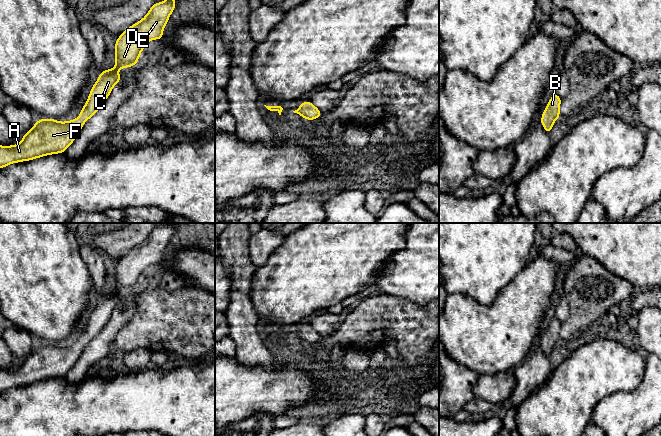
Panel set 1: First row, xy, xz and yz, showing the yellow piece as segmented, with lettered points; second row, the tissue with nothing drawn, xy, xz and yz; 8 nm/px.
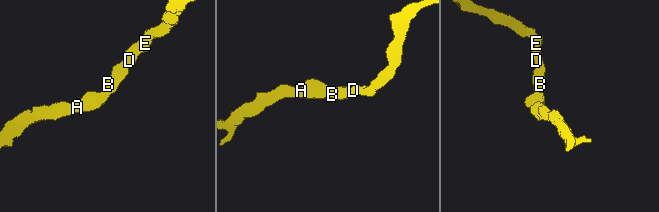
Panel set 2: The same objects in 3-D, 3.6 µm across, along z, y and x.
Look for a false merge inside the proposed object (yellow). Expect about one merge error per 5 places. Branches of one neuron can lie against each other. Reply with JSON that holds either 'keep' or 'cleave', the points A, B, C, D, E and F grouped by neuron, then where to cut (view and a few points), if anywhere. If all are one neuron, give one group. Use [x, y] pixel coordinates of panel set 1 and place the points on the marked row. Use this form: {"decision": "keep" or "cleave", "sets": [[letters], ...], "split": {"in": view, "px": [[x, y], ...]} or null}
{"decision": "keep", "sets": [["A", "B", "C", "D", "E", "F"]], "split": null}

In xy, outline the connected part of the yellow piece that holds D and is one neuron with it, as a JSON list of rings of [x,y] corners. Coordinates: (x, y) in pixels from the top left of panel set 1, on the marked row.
[[[175,0],[154,3],[141,21],[128,27],[117,38],[114,50],[116,64],[112,69],[101,70],[78,118],[65,122],[38,119],[19,144],[0,145],[0,169],[13,163],[64,153],[77,138],[84,123],[100,109],[112,88],[122,79],[118,70],[136,65],[149,41],[163,39],[164,27],[175,7]]]

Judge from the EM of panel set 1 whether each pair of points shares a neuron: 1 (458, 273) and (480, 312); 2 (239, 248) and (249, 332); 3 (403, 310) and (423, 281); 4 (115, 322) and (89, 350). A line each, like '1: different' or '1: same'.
1: different
2: same
3: different
4: same

